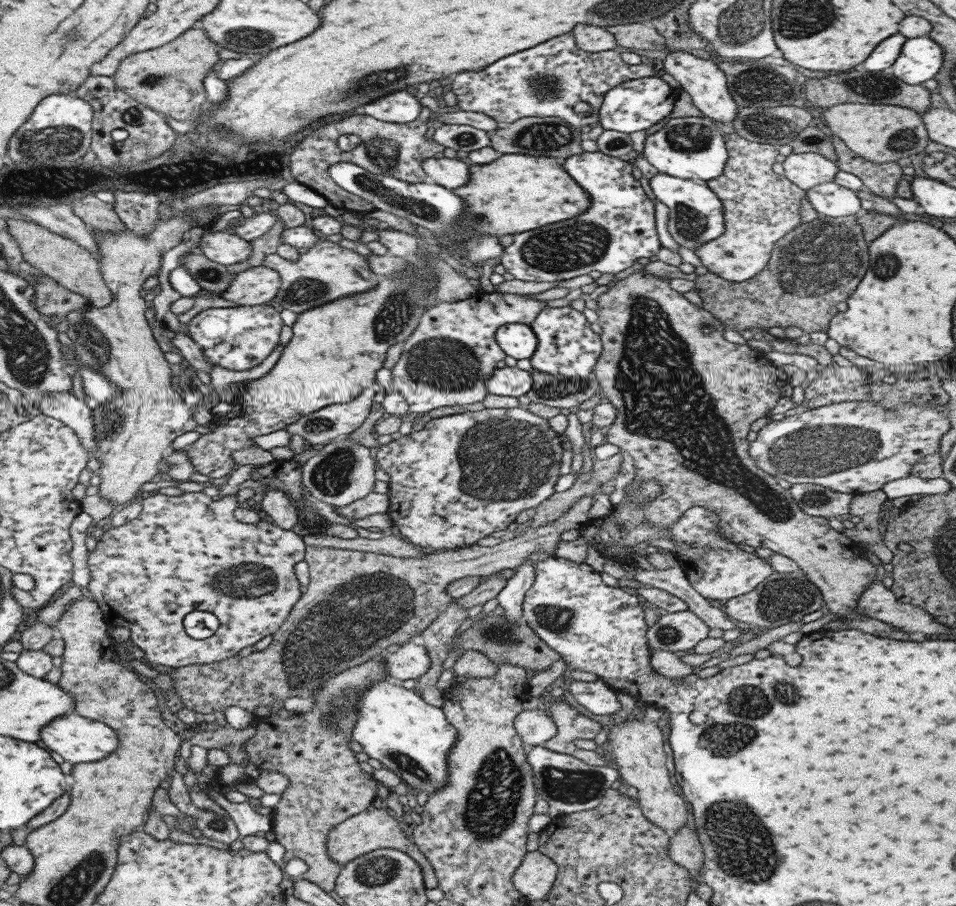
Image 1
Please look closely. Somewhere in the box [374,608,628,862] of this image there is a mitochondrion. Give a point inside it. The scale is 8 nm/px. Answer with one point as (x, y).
(491, 807)

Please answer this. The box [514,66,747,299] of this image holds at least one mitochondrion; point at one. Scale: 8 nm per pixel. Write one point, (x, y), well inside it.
(565, 249)

